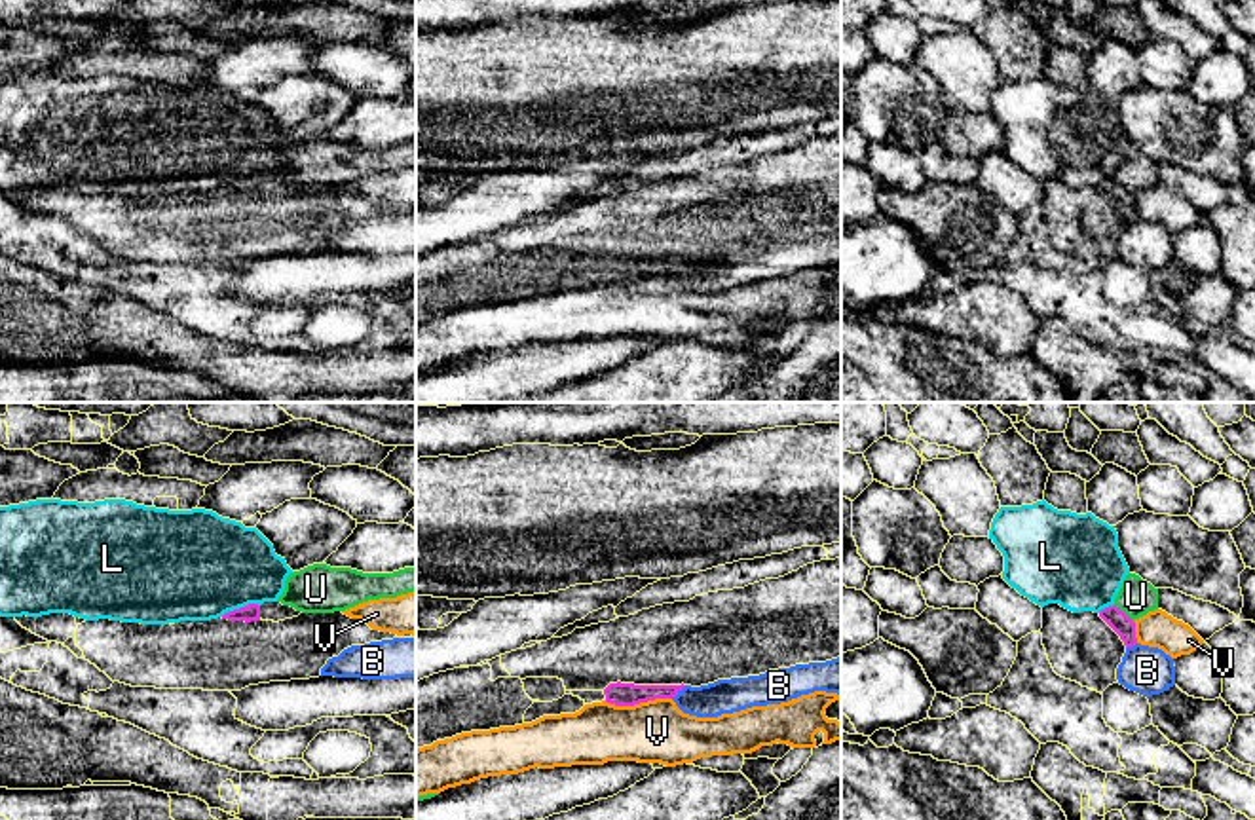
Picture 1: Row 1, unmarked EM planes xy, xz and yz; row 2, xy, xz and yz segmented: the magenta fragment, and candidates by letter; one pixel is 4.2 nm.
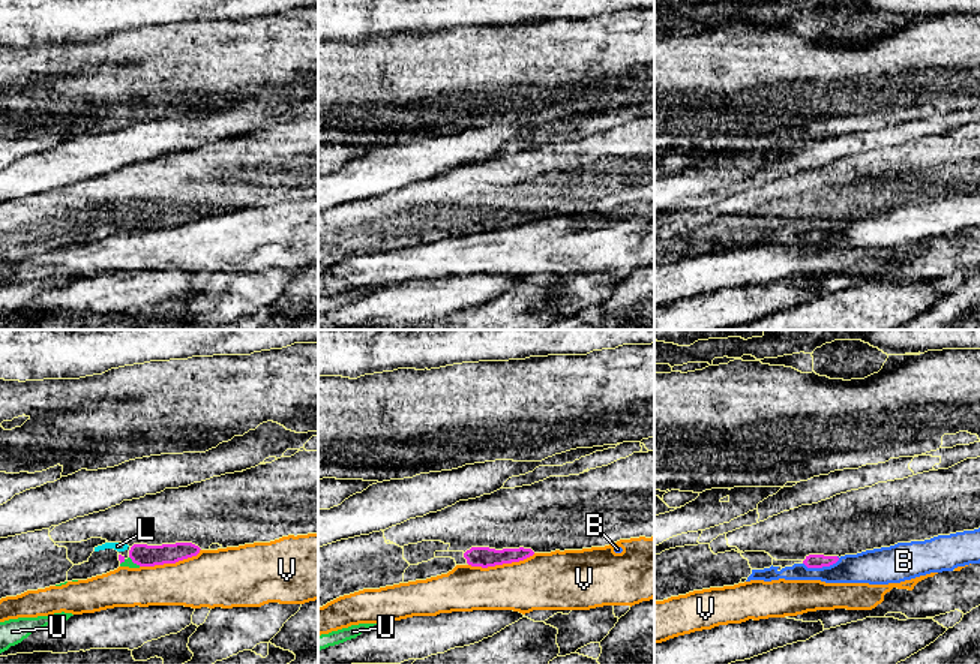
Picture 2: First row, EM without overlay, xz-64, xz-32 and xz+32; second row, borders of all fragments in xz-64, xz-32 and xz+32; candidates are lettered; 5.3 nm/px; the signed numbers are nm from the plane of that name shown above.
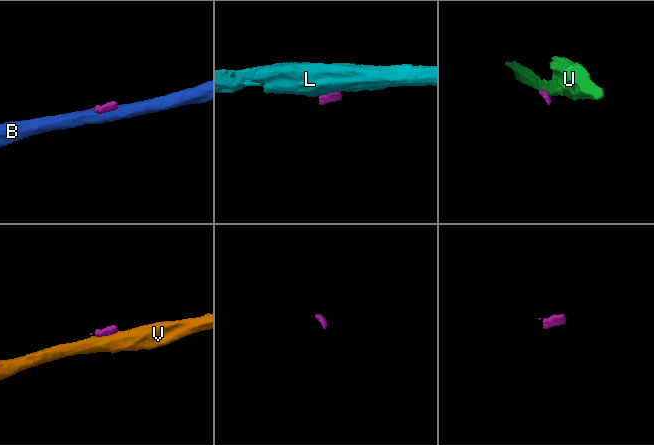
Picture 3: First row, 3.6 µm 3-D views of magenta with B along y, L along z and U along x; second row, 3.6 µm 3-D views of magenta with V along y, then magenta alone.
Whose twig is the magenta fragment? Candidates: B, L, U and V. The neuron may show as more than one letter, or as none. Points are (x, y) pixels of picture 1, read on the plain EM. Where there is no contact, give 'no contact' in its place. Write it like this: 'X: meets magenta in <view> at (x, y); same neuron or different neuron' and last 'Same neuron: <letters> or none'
B: meets magenta in xz at (678, 264); different neuron
L: meets magenta in xy at (240, 183); different neuron
U: meets magenta in yz at (1124, 188); different neuron
V: meets magenta in xz at (636, 278); different neuron
Same neuron: none

